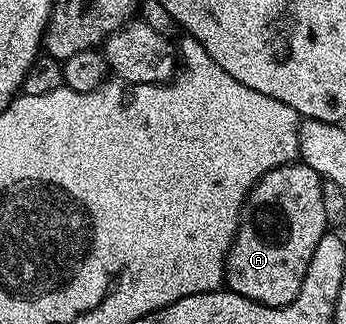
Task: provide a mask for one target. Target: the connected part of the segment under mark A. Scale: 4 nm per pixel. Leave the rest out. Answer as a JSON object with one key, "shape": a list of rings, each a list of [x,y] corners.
{"shape":[[[291,163],[265,173],[246,197],[234,245],[226,256],[224,285],[229,292],[261,305],[291,305],[300,295],[316,243],[328,232],[324,215],[323,177],[303,163]]]}

